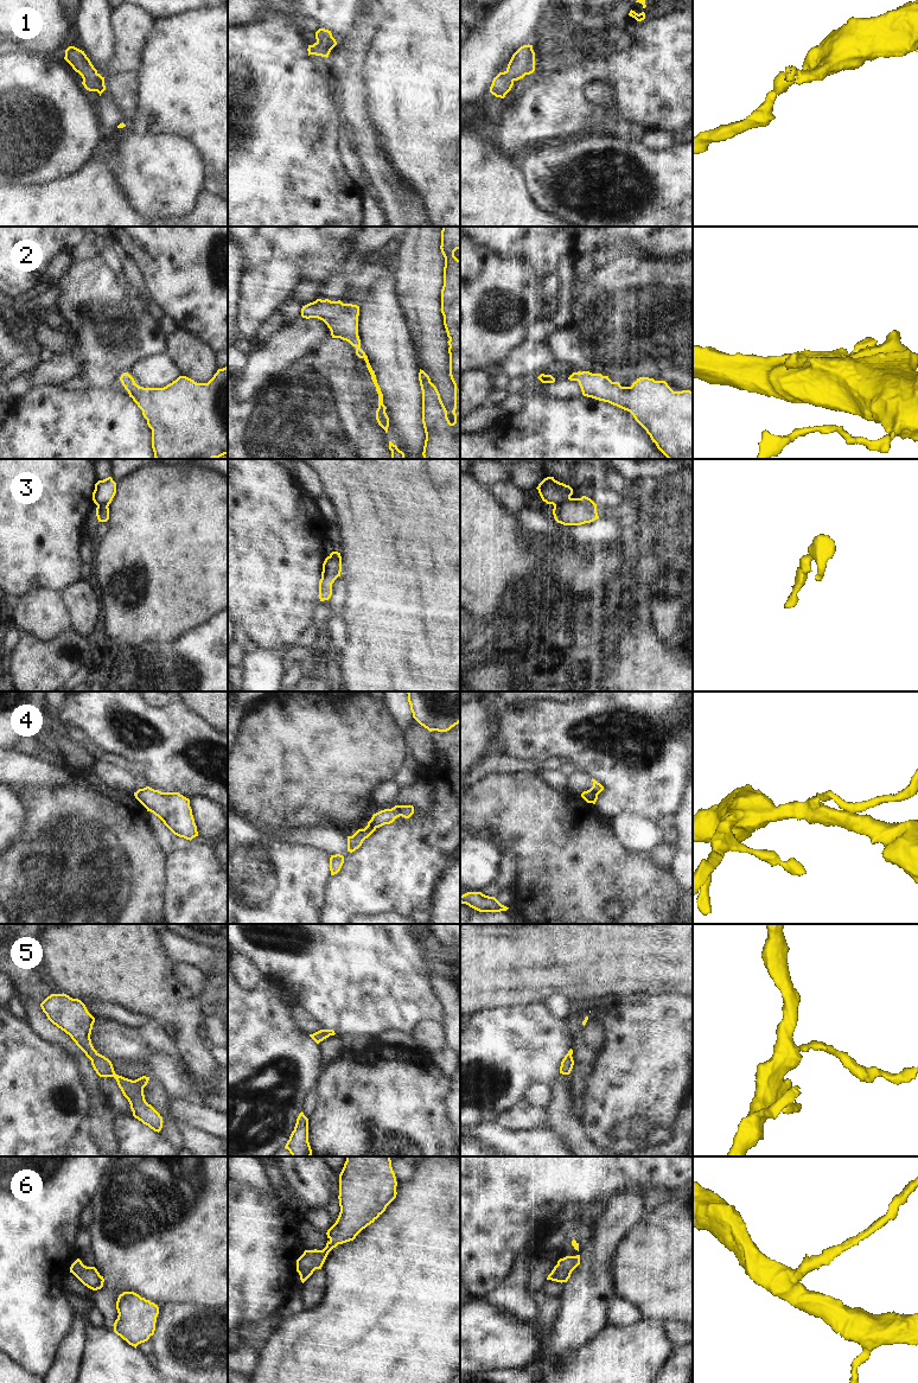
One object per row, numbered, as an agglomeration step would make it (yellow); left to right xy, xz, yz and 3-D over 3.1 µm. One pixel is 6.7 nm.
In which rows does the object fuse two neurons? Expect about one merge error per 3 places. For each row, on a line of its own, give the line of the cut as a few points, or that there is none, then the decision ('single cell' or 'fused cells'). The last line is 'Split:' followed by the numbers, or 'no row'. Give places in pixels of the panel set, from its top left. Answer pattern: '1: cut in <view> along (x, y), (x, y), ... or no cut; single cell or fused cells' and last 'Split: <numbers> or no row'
1: no cut; single cell
2: no cut; single cell
3: cut in yz along (571, 498), (554, 507); fused cells
4: cut in xz along (368, 822), (376, 827); fused cells
5: no cut; single cell
6: no cut; single cell
Split: 3, 4

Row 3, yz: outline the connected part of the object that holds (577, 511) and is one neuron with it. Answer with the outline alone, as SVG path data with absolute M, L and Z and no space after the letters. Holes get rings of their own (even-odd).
M588 497L570 498L568 502L554 506L554 518L563 525L581 525L599 518L597 504Z

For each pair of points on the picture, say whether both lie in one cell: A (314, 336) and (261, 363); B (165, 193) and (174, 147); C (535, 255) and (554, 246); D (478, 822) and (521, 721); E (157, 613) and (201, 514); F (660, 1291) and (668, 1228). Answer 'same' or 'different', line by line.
A: same
B: same
C: same
D: different
E: same
F: same

